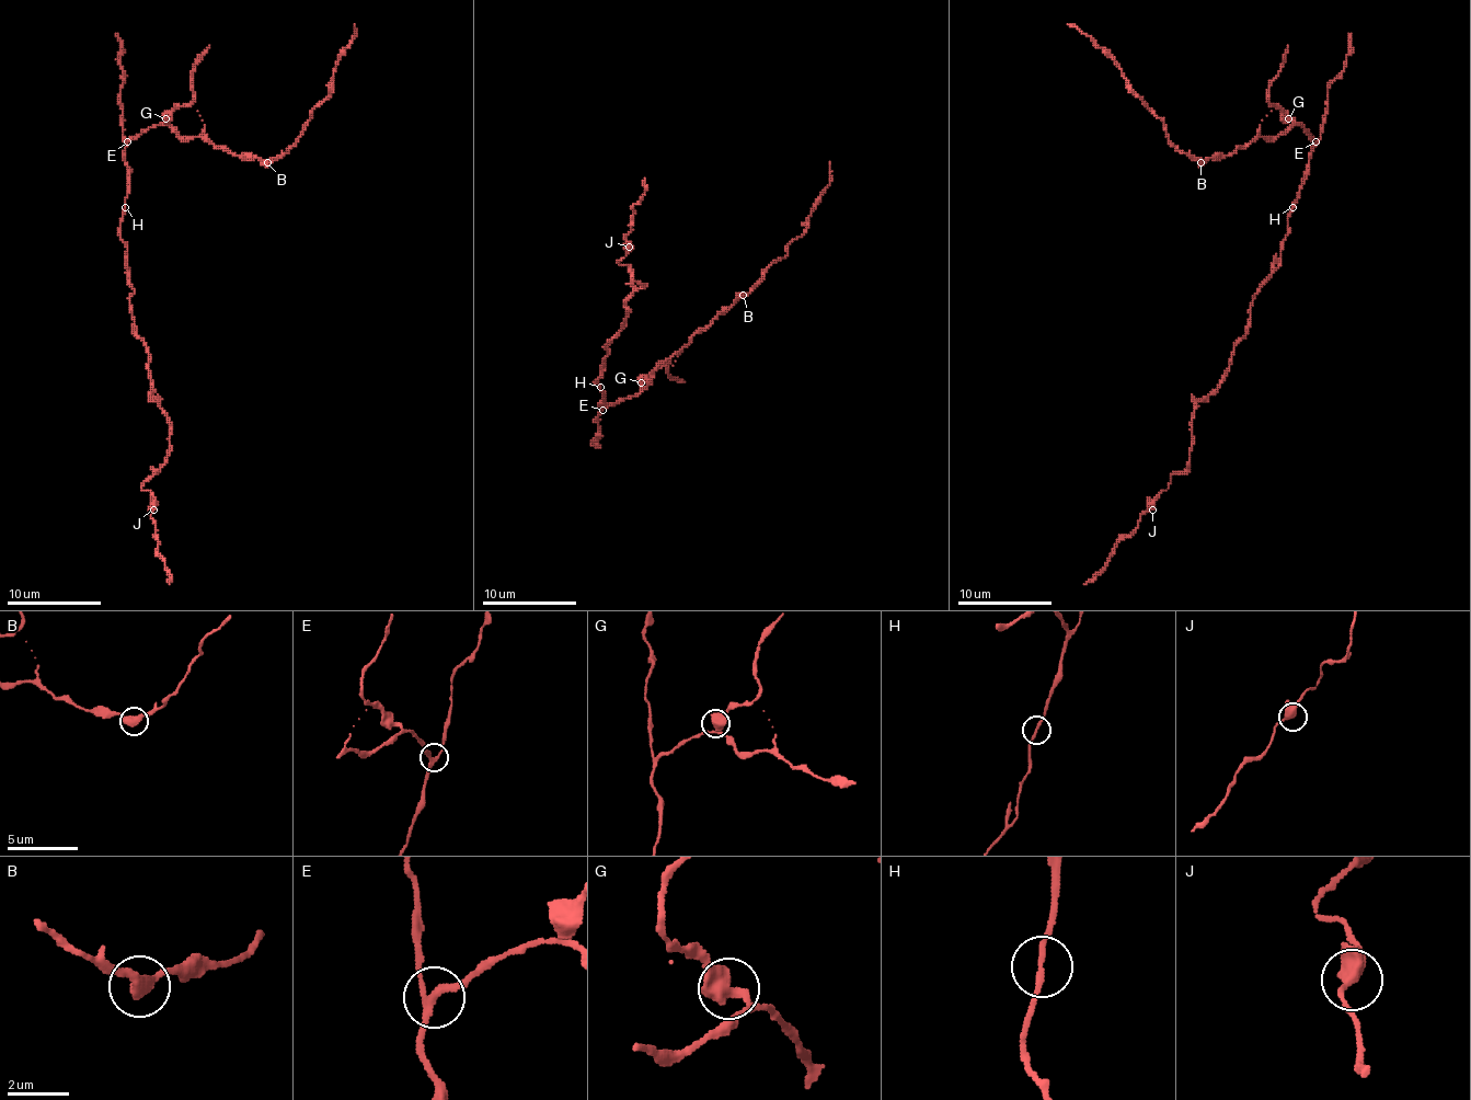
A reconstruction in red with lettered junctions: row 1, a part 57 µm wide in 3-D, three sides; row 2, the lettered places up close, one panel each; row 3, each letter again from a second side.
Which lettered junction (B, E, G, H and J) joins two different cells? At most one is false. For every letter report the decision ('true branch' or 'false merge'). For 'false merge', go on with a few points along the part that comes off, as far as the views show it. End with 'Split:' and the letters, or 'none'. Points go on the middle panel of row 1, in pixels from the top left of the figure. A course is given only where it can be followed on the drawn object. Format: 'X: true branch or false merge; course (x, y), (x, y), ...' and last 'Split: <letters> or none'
B: true branch
E: true branch
G: false merge; course (640, 382), (668, 363), (668, 373), (685, 382)
H: true branch
J: true branch
Split: G

